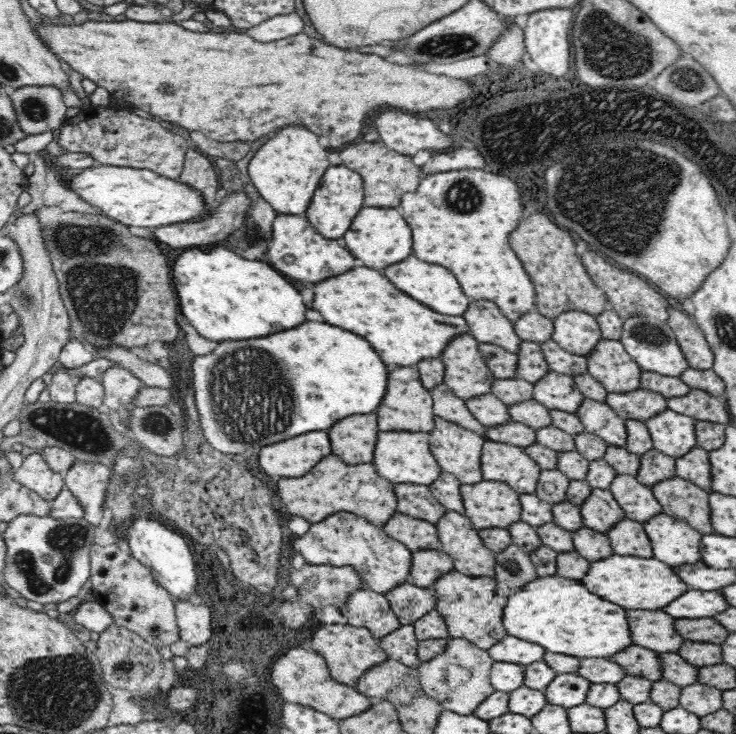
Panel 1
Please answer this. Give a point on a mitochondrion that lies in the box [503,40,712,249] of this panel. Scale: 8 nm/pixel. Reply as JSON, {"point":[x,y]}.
{"point":[685,79]}

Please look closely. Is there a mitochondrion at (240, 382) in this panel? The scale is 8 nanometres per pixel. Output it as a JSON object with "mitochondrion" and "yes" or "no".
{"mitochondrion":"yes"}

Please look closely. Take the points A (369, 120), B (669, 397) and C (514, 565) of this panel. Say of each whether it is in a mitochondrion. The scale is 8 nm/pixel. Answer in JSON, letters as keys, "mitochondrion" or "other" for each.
{"A":"other","B":"other","C":"mitochondrion"}

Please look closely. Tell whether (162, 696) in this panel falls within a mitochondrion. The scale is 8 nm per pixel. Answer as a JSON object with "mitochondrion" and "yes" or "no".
{"mitochondrion":"no"}

